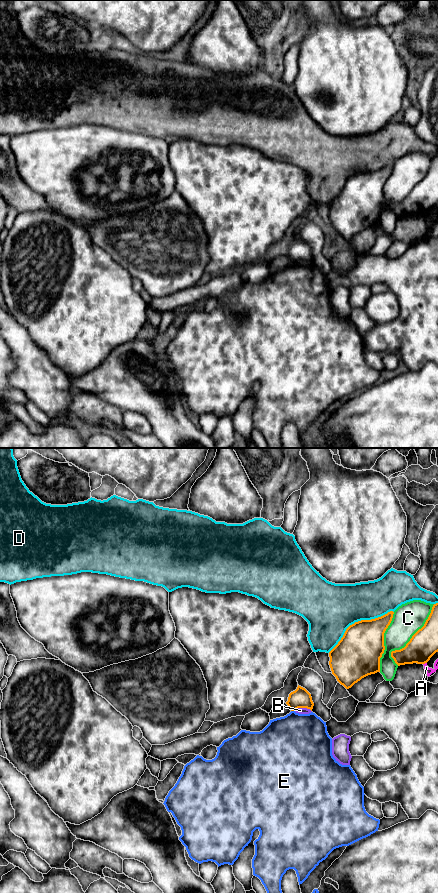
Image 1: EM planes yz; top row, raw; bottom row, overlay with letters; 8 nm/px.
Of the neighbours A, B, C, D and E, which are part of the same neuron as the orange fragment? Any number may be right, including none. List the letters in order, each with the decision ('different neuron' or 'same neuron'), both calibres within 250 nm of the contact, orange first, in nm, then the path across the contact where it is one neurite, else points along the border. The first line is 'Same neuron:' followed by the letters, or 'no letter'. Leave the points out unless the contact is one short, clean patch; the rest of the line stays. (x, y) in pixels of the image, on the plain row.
Same neuron: no letter
A: different neuron; calibres 220 and 60 nm
B: different neuron; calibres 160 and 50 nm; border yz (294, 262), (308, 260), (311, 263)
C: different neuron; calibres 220 and 240 nm
D: different neuron; calibres 360 and 400 nm
E: different neuron; calibres 160 and 460 nm

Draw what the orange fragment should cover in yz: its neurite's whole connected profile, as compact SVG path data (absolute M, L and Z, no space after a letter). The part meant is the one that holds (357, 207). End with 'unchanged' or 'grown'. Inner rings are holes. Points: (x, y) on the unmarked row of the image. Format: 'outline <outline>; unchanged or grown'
outline M393 163L371 171L361 172L350 177L338 196L329 204L329 217L332 226L346 241L351 240L362 230L380 224L380 210L384 205L384 185L393 170Z; unchanged

